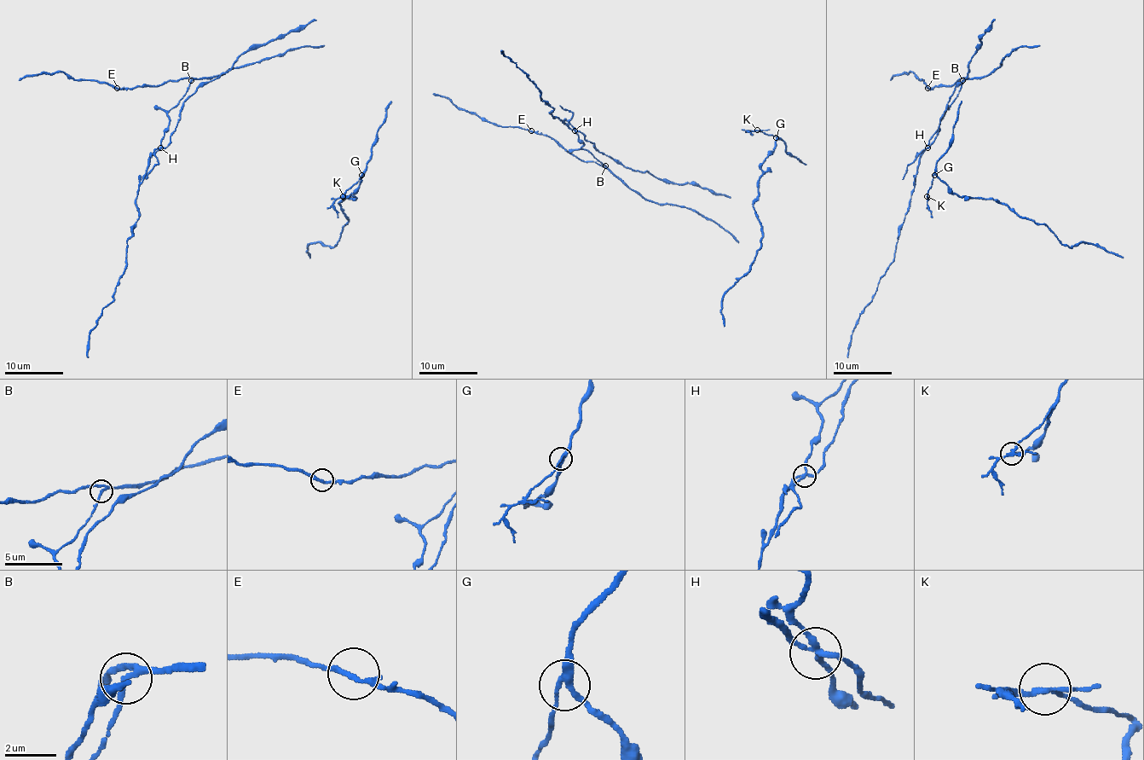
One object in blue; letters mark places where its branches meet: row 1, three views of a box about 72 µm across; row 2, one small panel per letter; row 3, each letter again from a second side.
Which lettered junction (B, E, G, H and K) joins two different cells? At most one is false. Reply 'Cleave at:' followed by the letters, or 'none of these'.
Cleave at: K

